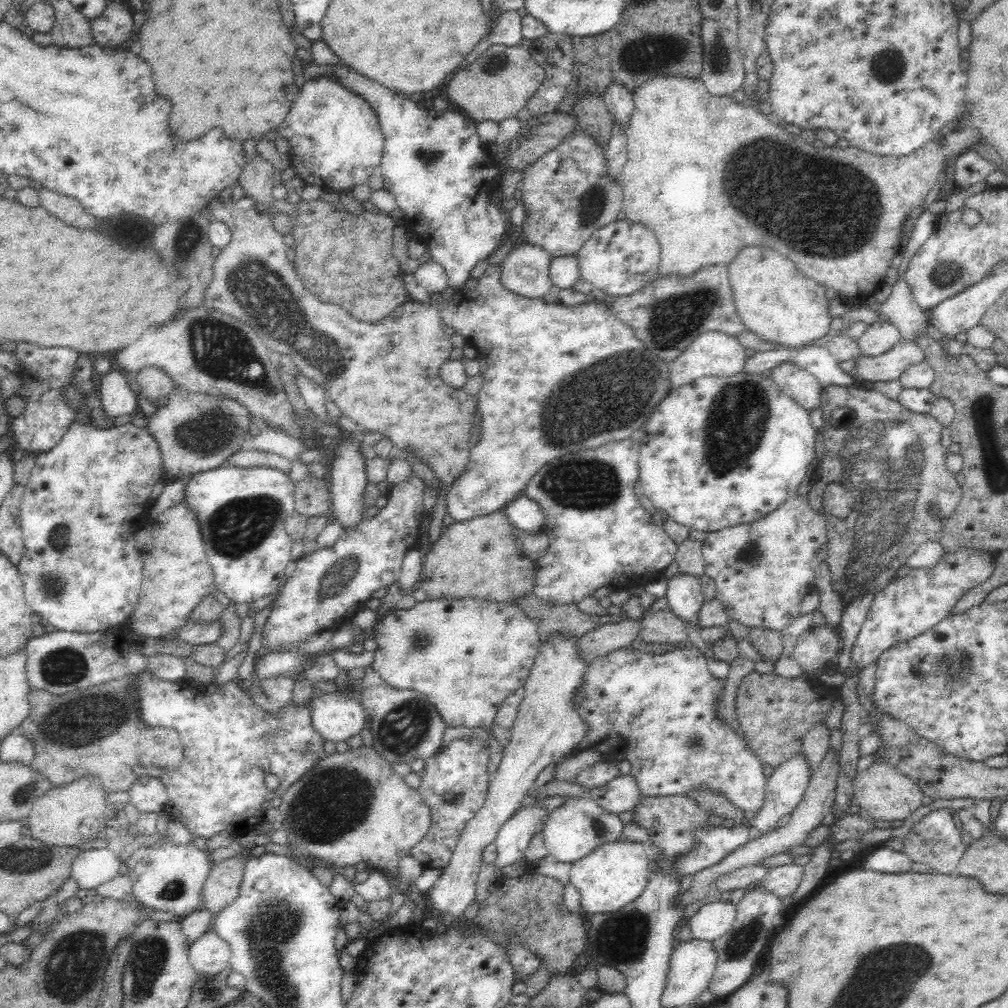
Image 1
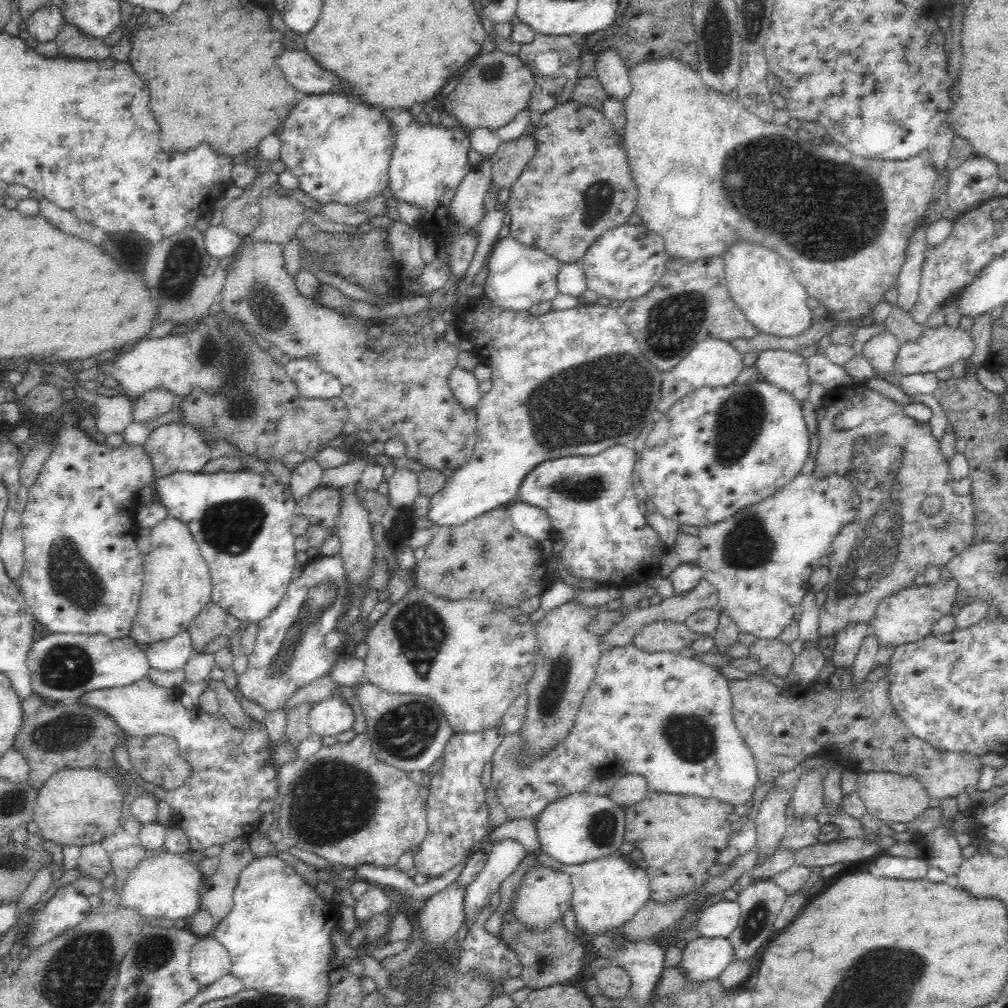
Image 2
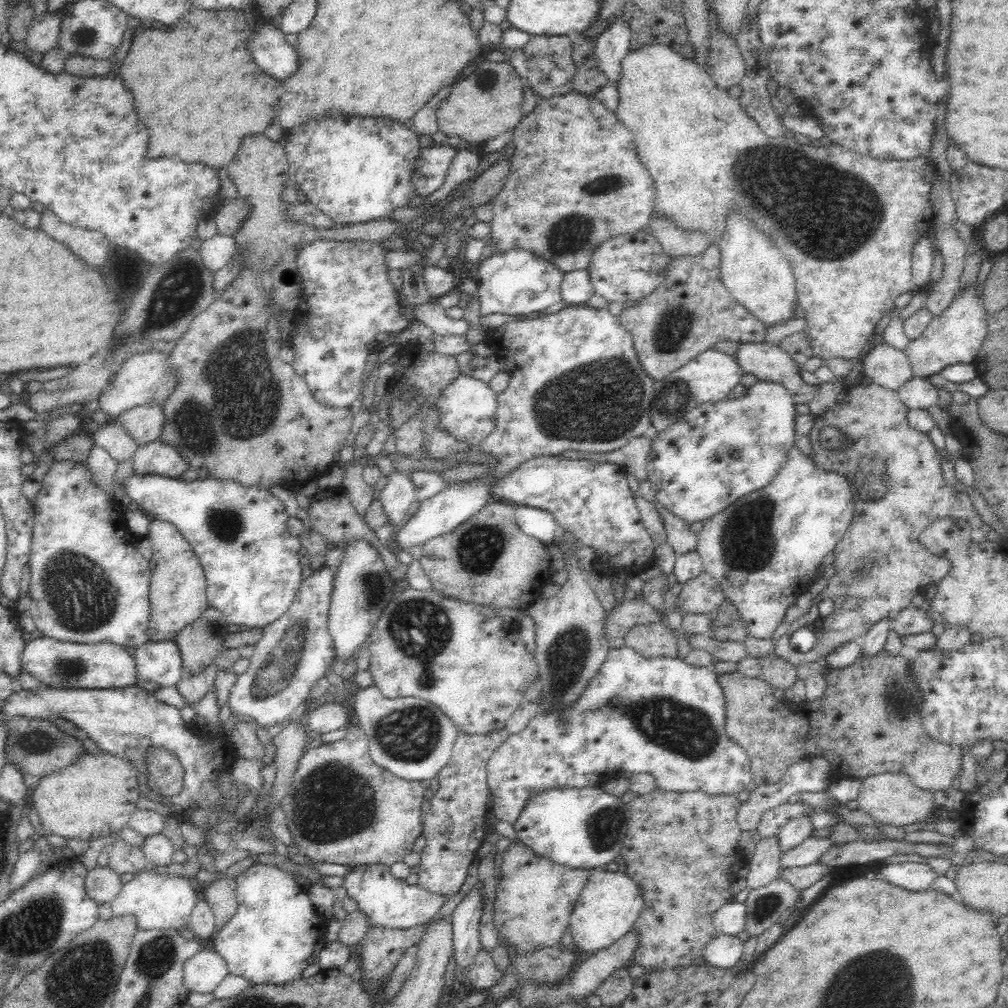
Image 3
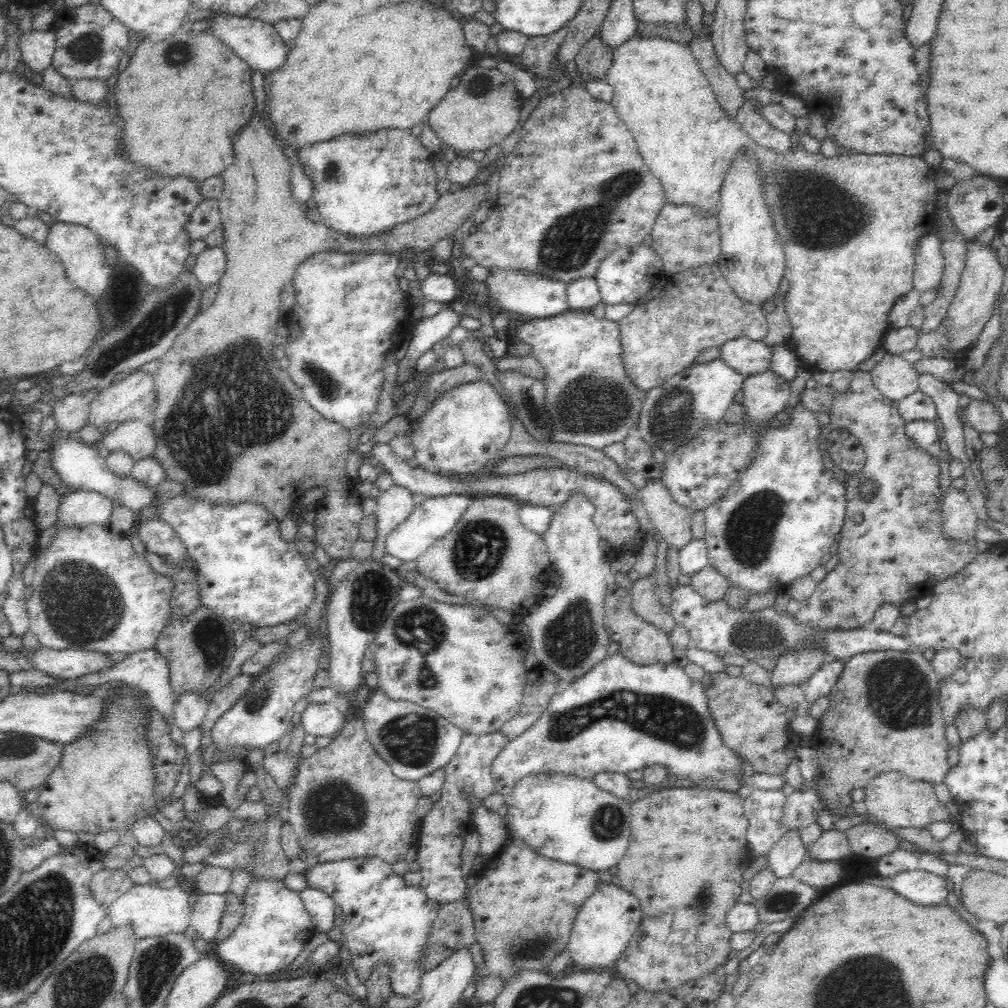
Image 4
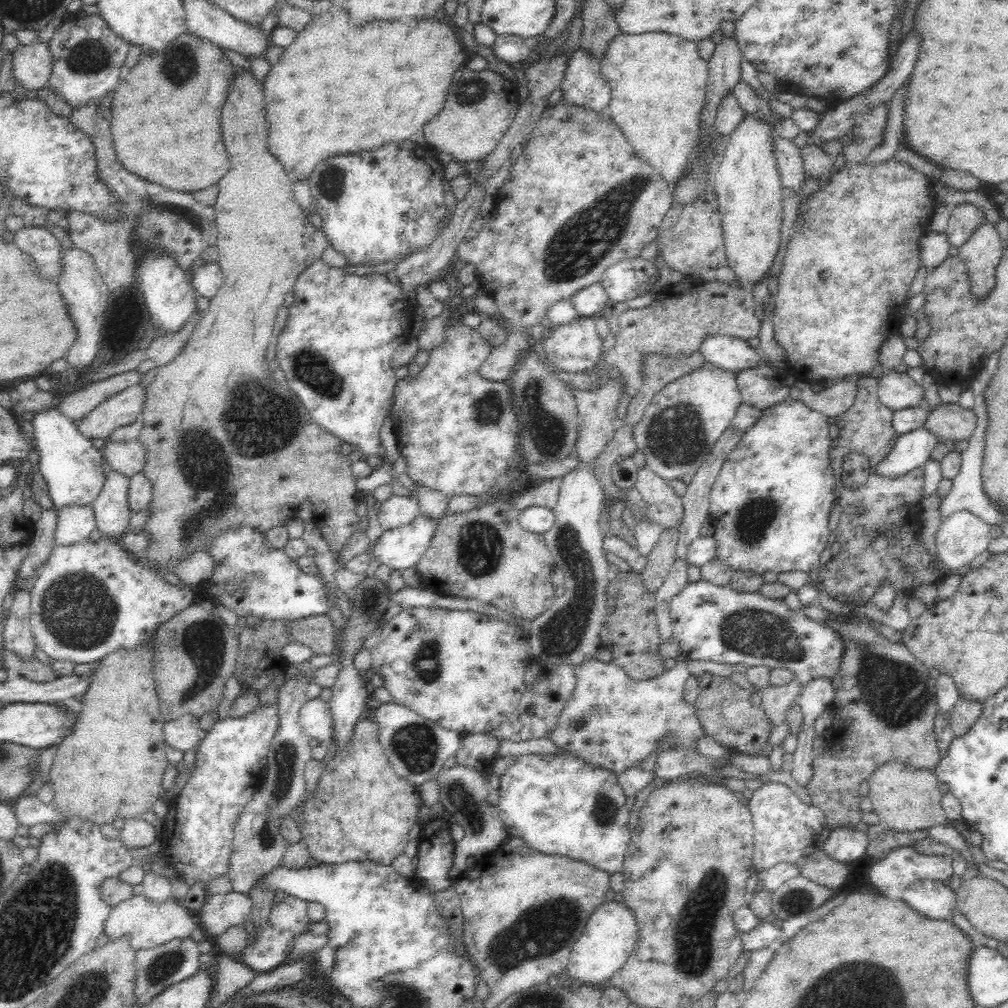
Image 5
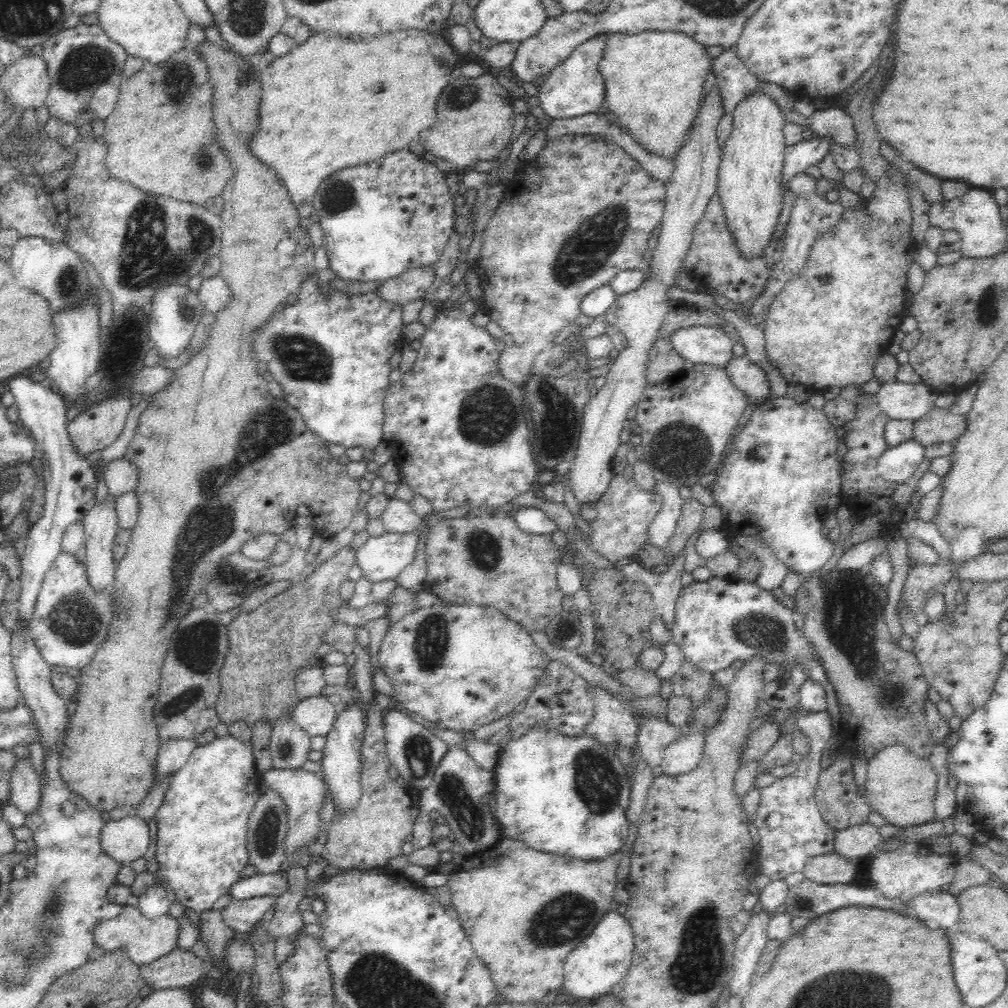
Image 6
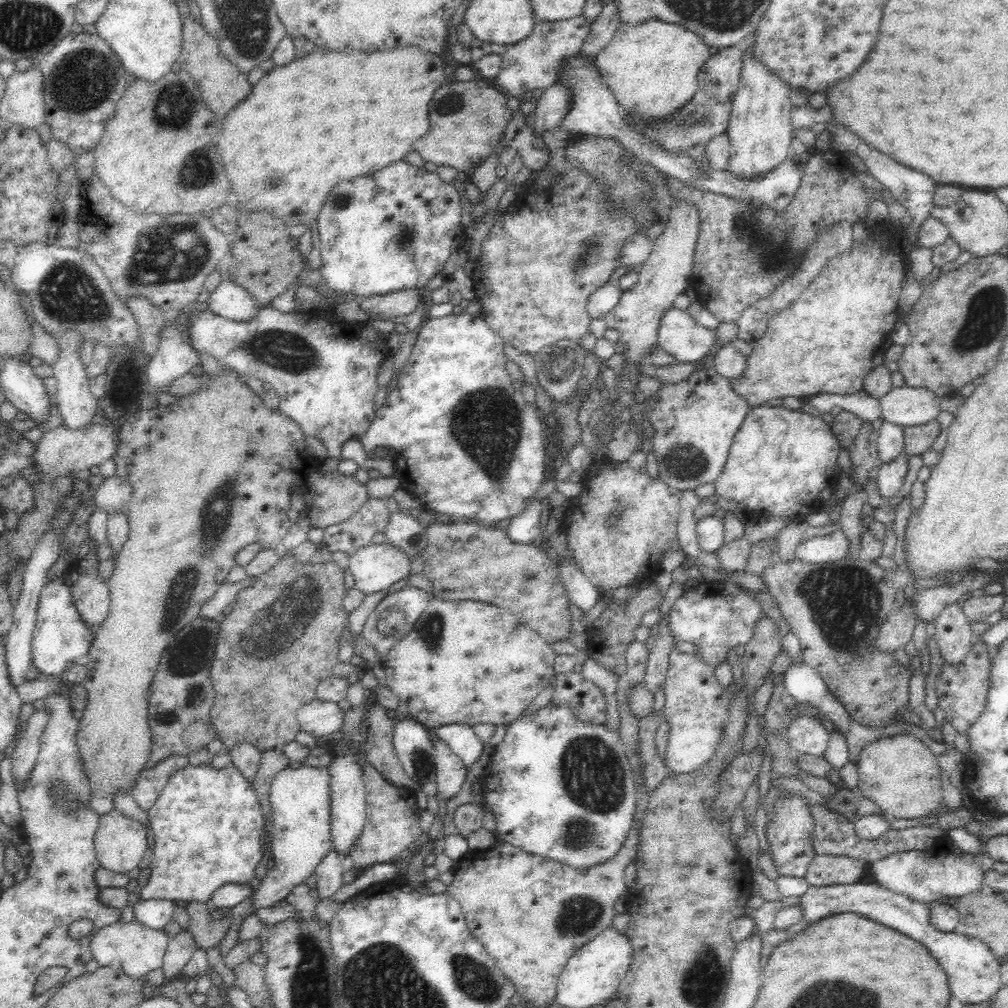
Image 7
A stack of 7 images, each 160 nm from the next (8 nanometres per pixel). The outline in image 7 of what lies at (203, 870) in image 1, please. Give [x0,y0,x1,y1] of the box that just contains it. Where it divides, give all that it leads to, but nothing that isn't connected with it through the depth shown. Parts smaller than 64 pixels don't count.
[90,920,168,980]

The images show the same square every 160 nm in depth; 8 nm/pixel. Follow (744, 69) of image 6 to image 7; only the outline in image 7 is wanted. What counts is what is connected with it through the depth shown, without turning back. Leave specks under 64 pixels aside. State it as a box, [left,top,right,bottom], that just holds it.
[624,47,742,154]

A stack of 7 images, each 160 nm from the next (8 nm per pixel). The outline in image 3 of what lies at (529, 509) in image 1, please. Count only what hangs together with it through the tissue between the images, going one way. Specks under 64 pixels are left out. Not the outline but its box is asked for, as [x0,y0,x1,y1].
[514,505,558,544]

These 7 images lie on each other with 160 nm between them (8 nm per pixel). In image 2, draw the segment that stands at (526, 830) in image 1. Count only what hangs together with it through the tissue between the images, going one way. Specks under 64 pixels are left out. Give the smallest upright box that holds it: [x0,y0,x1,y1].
[464,840,527,932]

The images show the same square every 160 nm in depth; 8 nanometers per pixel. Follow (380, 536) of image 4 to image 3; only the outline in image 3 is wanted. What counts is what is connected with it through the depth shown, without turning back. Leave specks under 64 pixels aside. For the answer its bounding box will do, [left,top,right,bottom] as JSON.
[380,473,415,527]

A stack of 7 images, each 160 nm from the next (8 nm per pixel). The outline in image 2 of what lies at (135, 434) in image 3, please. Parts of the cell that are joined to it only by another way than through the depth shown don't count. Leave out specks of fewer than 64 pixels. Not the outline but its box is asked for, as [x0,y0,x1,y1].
[132,389,175,423]

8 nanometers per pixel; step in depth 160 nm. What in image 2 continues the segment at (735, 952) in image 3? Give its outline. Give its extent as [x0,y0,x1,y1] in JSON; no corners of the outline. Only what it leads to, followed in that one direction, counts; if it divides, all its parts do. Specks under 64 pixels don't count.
[678,936,734,982]

